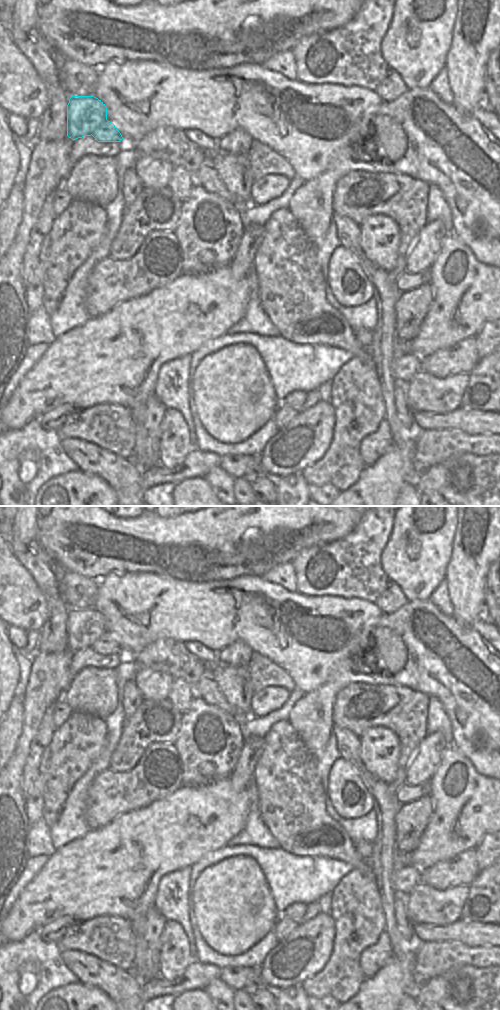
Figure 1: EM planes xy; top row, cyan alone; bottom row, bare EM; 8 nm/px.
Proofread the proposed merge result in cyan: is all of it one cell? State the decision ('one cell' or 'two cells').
two cells

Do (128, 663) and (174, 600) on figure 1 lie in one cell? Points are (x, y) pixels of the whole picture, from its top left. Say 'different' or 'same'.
different

